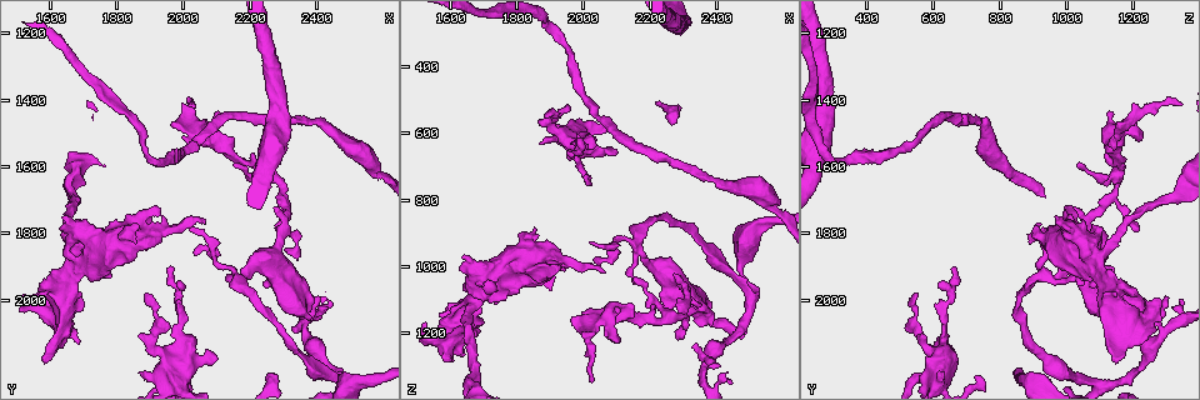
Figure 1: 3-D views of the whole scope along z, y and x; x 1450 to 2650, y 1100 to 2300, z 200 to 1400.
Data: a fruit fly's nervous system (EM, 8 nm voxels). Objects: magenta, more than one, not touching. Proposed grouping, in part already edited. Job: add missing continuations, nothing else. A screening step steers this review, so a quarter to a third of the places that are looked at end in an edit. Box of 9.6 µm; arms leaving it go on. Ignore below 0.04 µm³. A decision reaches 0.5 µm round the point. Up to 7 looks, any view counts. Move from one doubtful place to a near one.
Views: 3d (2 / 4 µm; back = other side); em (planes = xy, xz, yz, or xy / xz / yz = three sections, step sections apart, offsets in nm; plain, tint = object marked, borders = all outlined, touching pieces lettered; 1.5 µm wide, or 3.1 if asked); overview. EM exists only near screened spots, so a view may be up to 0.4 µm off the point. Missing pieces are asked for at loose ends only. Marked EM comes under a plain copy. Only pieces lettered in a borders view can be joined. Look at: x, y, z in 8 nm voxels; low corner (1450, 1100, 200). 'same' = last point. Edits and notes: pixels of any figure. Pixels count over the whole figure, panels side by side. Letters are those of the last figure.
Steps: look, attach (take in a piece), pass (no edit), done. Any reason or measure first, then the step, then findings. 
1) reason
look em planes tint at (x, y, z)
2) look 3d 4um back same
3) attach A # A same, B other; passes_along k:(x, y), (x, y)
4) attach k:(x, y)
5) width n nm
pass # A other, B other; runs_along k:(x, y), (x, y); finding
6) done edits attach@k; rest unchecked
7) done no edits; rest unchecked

free end
look em planes borders at (2200, 1560, 1130)

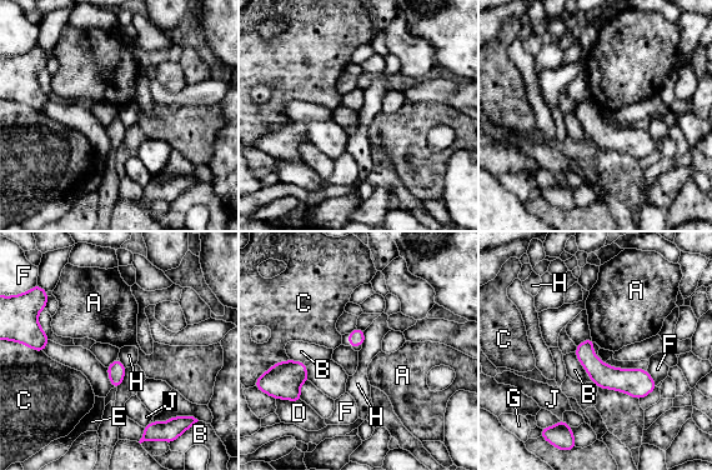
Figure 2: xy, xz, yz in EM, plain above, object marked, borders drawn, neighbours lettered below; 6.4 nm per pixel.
longest_contact B 220 nm
pass # A other, B other, C other, D other, E other, F other, G other, H other, J other; border 2:(591, 336), (595, 341); no lettered piece goes on from it

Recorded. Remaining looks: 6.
an open end
look em yz step 8 borders at (2150, 1940, 1060)

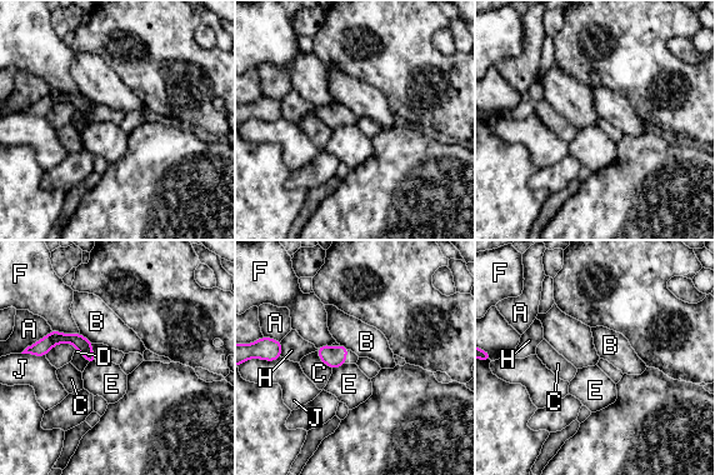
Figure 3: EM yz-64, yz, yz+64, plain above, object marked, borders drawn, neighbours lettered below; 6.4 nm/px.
pass # A other, B other, C other, D other, E other, F other, H other, J other; no lettered piece goes on from it

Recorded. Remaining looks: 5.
tapers out
look em planes borders at (2290, 1790, 1210)

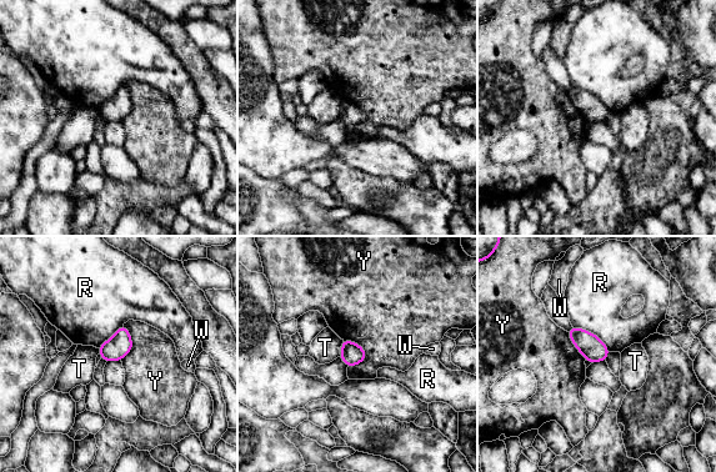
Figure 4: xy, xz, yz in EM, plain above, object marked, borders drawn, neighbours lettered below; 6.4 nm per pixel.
pass # R other, T other, W other, Y other; no lettered piece goes on from it

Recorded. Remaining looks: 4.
done no edits; rest unchecked

